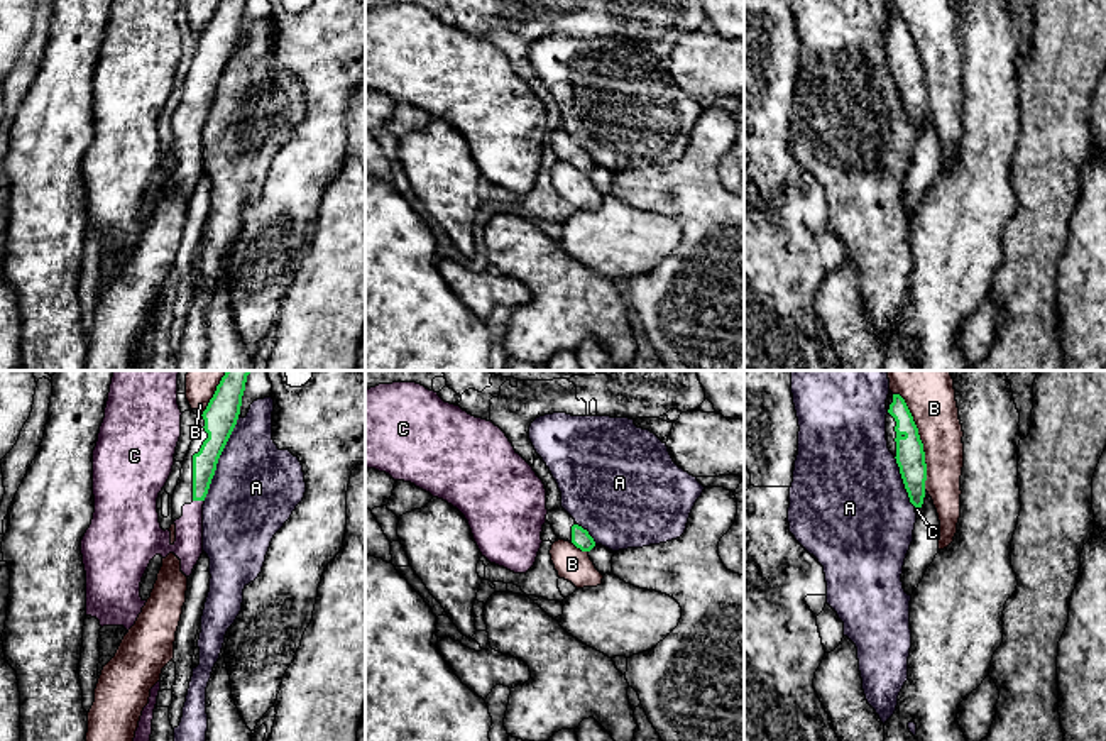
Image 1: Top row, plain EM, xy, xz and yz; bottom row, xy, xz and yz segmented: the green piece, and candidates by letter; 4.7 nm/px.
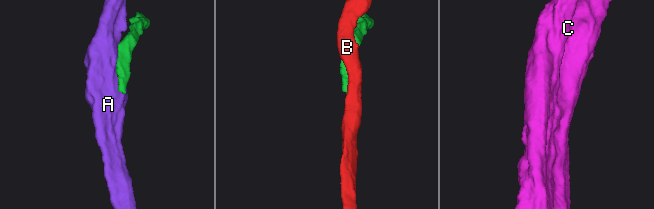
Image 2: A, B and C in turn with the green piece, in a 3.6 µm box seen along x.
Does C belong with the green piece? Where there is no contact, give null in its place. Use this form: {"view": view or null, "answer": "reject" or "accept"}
{"view": "xy", "answer": "accept"}

